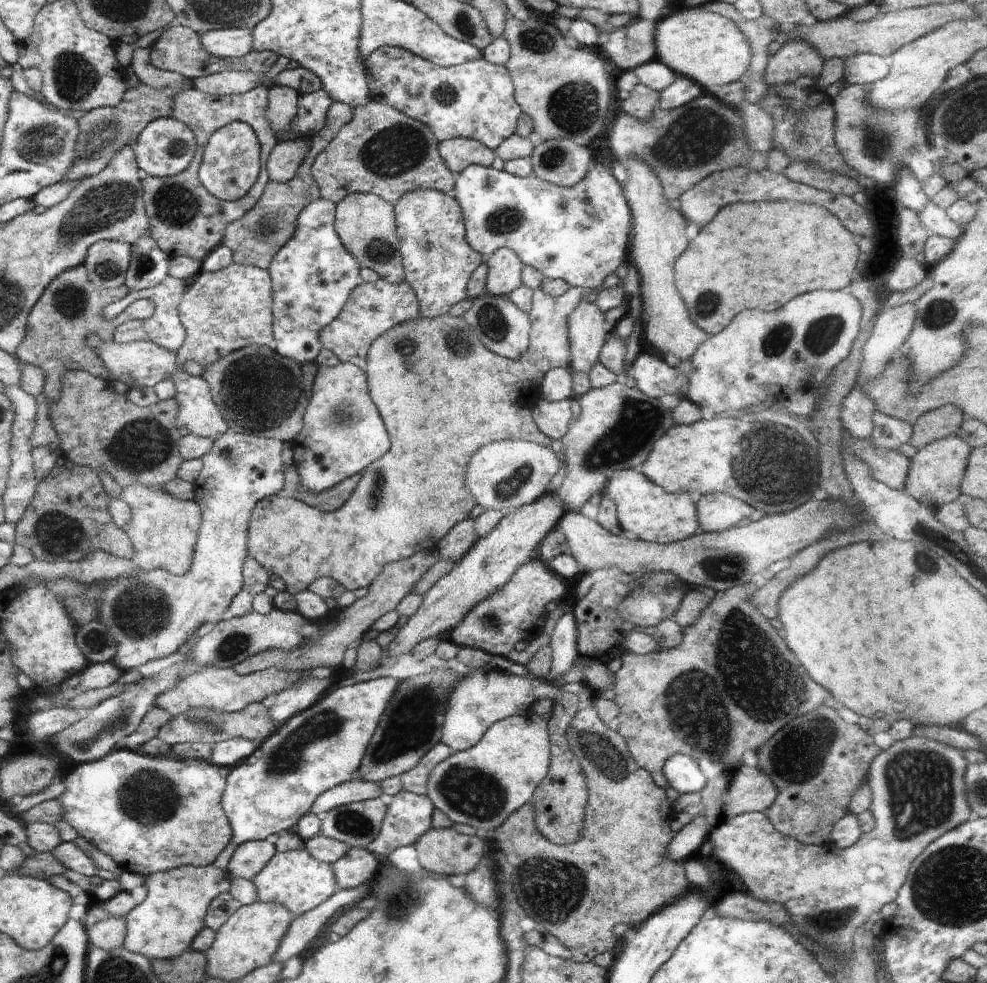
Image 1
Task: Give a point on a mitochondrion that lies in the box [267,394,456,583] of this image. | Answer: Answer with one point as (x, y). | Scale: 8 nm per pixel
(378, 485)

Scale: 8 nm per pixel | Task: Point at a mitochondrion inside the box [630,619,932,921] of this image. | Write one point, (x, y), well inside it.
(797, 757)

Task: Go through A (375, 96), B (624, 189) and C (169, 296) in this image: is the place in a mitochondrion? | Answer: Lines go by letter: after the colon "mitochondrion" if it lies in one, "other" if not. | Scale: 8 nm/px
A: other
B: other
C: other

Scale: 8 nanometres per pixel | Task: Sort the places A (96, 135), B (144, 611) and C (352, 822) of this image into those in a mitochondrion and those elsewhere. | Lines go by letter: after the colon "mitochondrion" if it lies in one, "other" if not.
A: mitochondrion
B: mitochondrion
C: mitochondrion

